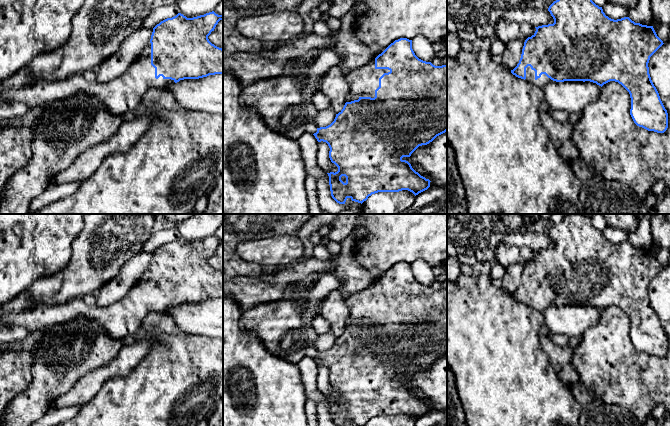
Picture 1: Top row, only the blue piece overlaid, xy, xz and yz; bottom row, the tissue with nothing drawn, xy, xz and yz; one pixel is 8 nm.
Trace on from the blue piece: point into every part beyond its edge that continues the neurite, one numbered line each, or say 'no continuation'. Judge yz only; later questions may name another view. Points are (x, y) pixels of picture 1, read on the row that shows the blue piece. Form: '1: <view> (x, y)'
1: yz (541, 82)

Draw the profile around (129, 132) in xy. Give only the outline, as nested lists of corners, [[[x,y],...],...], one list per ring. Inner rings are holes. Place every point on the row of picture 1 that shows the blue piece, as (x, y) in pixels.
[[[154,115],[124,120],[119,129],[103,142],[83,151],[69,167],[57,173],[56,186],[87,180],[111,154],[126,152],[148,130]]]

